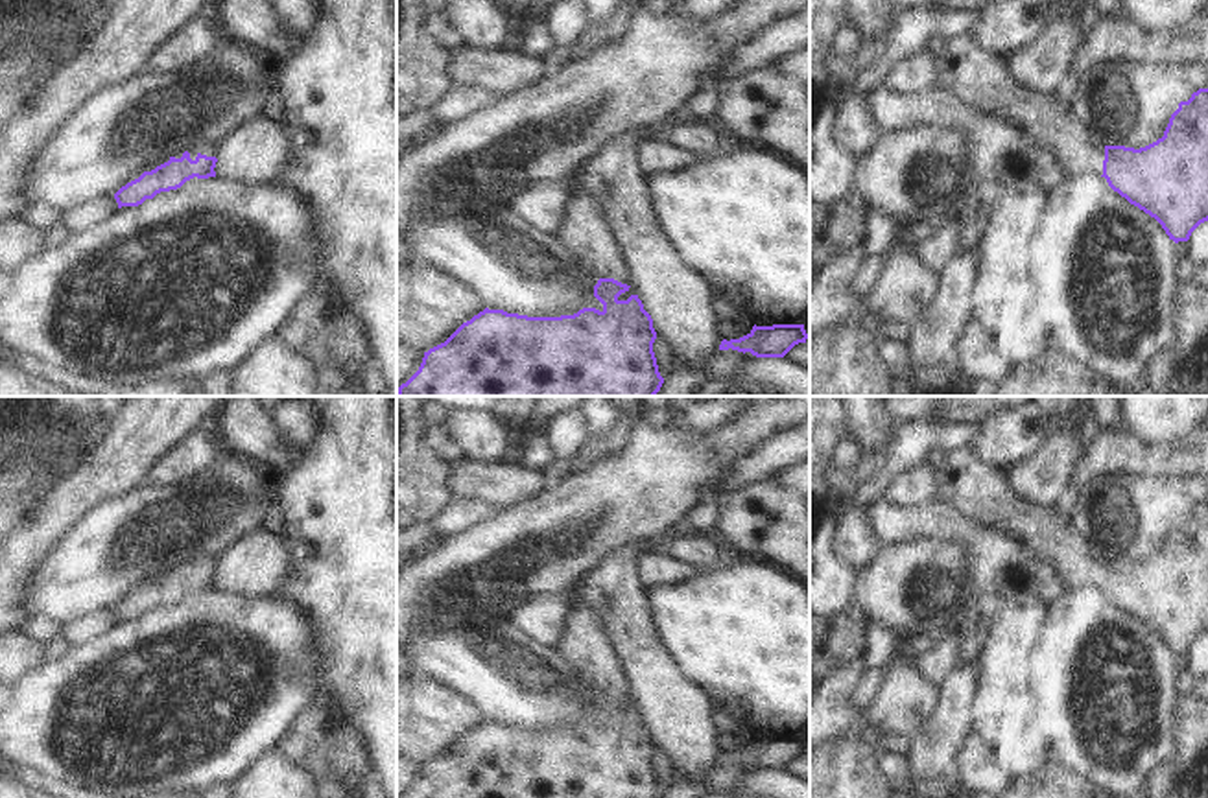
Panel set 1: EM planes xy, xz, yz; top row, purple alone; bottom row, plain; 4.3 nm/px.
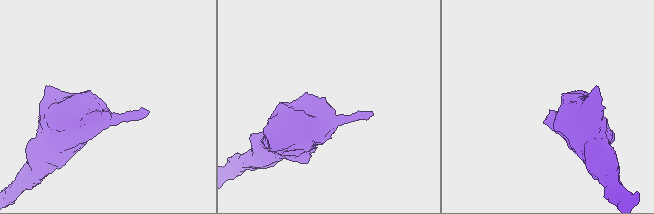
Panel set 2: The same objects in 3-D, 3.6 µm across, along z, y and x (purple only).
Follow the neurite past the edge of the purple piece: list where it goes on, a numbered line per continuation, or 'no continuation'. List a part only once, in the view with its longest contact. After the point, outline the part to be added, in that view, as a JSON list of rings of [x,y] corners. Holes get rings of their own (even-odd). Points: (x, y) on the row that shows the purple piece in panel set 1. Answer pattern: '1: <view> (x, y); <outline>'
1: xy (205, 148); [[[199,140],[197,144],[190,146],[190,147],[184,149],[184,151],[190,153],[190,158],[192,158],[192,160],[195,160],[195,157],[197,157],[199,153],[201,153],[201,155],[207,155],[207,157],[218,157],[218,146],[214,146],[214,144],[207,142],[207,140]],[[184,151],[175,153],[175,155],[172,155],[172,157],[181,158]]]

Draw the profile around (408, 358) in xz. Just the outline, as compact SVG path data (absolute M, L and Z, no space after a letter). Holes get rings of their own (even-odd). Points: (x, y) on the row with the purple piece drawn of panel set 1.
M397 343L397 387L406 383L420 367L424 352L406 343Z

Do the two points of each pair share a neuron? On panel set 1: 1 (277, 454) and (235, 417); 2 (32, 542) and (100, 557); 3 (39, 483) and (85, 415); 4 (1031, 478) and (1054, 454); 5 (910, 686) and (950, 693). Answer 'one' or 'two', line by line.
1: one
2: two
3: one
4: one
5: two

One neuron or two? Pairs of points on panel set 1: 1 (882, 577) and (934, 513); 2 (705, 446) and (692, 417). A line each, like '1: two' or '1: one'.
1: two
2: two

